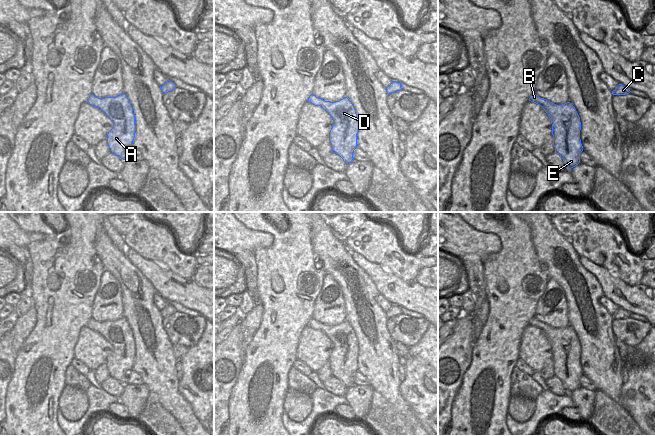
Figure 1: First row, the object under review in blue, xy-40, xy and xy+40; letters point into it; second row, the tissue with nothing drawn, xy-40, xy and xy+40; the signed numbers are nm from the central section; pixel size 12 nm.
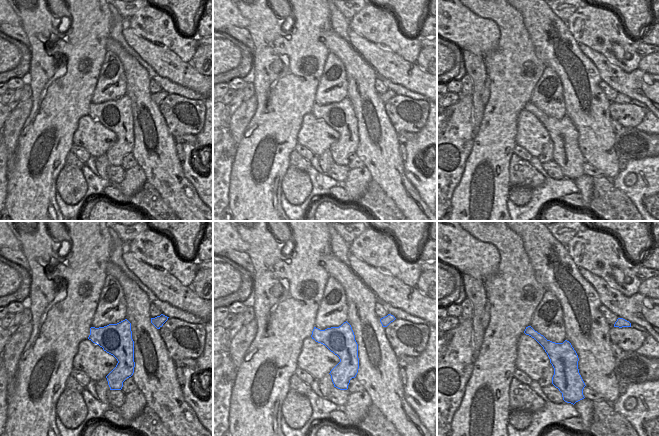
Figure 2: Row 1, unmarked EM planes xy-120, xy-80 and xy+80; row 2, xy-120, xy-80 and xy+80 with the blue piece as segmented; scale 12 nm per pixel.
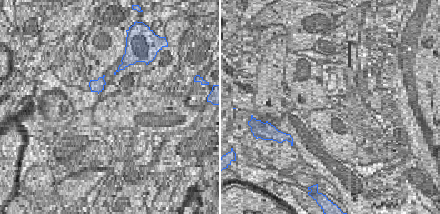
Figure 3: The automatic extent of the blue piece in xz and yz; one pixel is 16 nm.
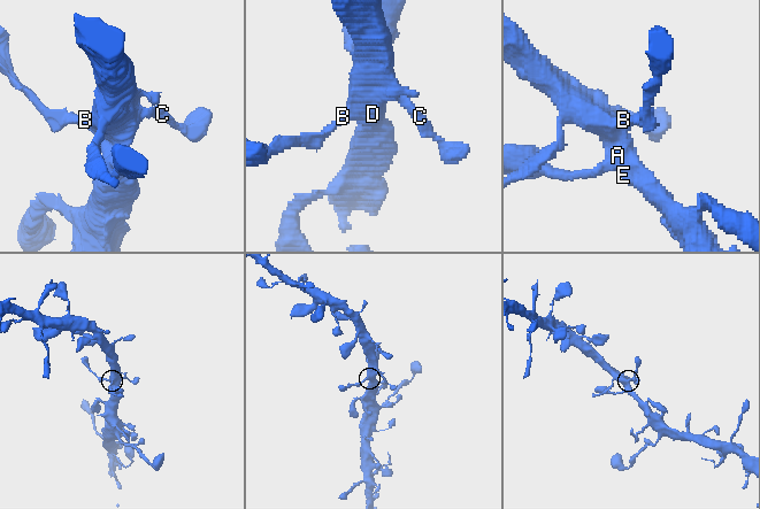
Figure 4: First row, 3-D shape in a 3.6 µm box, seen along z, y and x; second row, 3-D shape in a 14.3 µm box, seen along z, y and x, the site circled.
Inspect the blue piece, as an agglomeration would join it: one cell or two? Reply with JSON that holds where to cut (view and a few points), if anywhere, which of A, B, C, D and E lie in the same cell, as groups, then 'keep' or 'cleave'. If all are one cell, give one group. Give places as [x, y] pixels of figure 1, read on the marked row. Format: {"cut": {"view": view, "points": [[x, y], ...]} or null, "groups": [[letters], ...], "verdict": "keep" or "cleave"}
{"cut": null, "groups": [["A", "B", "C", "D", "E"]], "verdict": "keep"}

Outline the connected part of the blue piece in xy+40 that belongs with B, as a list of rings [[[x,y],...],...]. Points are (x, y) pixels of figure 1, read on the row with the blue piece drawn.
[[[533,93],[529,101],[540,105],[548,114],[552,124],[553,145],[568,169],[580,163],[583,146],[580,139],[580,117],[572,105],[567,102],[556,105]]]

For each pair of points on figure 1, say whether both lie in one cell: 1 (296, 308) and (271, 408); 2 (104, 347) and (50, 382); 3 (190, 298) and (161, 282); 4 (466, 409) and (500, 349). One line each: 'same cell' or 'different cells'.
1: same cell
2: different cells
3: same cell
4: same cell

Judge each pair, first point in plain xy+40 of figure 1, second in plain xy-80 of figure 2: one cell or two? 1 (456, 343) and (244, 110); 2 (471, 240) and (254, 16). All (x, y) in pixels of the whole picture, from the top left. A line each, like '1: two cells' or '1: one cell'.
1: two cells
2: two cells

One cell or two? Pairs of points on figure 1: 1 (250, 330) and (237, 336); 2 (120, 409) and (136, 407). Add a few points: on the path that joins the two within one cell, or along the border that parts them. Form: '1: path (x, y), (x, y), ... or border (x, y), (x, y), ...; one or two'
1: border (240, 321), (243, 327), (243, 345), (245, 347); two
2: border (120, 402), (126, 408), (131, 419); two

